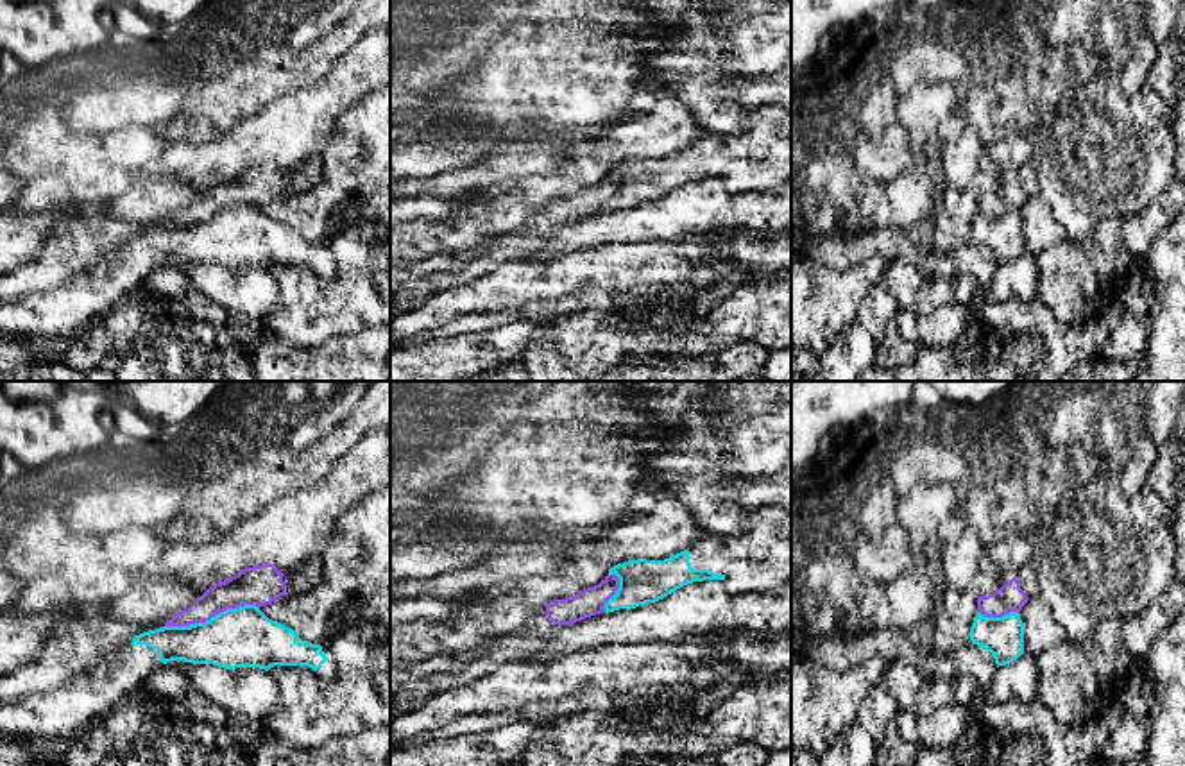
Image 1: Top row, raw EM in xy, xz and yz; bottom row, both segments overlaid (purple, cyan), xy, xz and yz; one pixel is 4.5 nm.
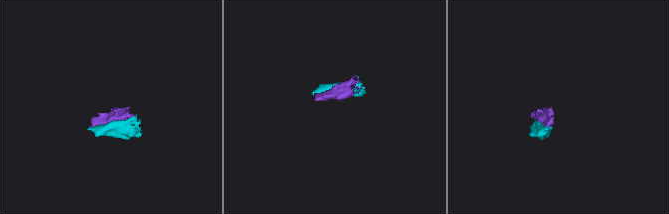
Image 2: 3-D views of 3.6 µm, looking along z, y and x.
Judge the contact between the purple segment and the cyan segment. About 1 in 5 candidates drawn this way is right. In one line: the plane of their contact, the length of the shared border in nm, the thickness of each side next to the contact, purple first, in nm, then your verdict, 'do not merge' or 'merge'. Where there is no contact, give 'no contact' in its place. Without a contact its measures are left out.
xy | 460 nm | 170/280 nm | do not merge

